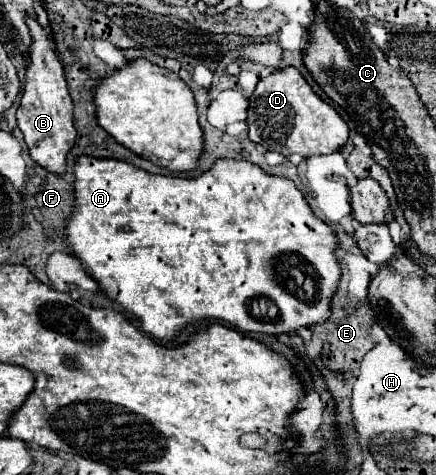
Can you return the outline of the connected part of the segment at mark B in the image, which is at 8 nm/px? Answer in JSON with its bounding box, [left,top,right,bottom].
[17,17,75,175]

